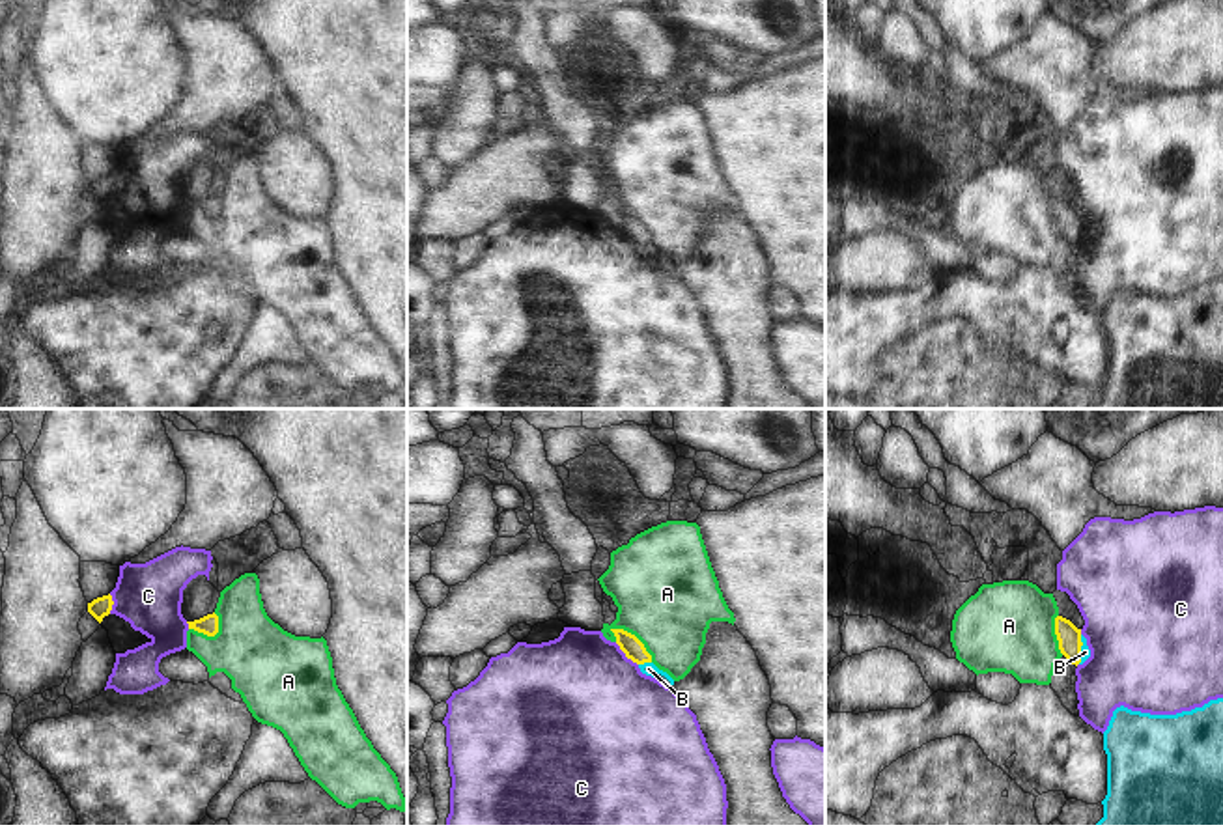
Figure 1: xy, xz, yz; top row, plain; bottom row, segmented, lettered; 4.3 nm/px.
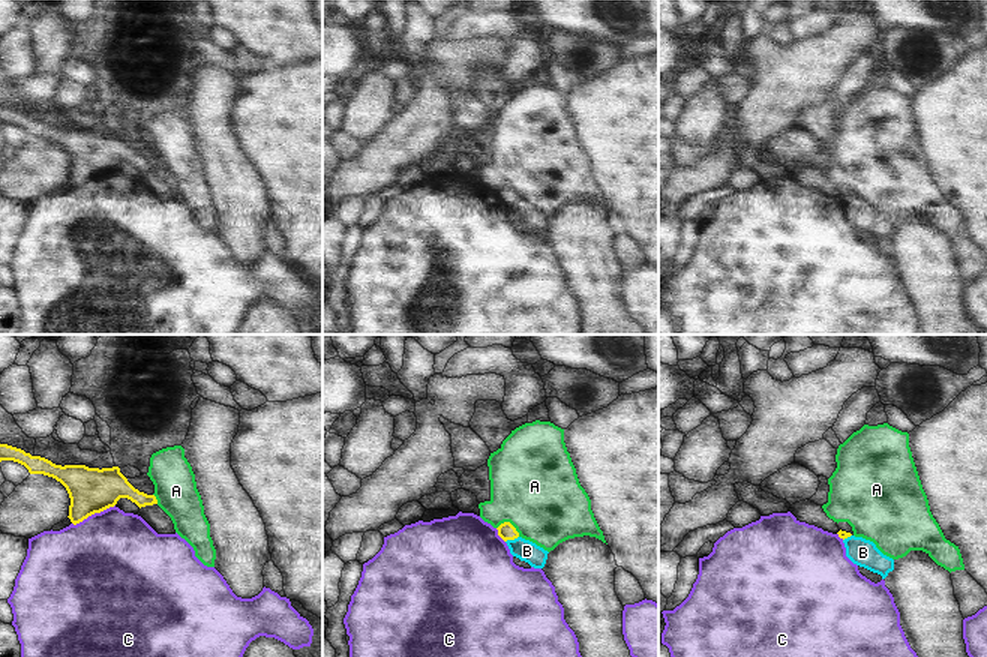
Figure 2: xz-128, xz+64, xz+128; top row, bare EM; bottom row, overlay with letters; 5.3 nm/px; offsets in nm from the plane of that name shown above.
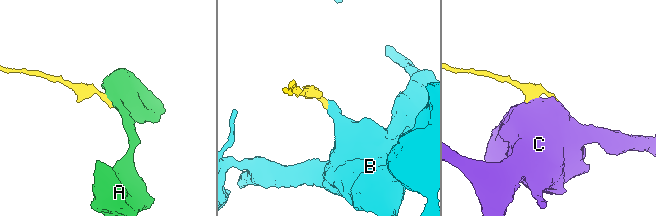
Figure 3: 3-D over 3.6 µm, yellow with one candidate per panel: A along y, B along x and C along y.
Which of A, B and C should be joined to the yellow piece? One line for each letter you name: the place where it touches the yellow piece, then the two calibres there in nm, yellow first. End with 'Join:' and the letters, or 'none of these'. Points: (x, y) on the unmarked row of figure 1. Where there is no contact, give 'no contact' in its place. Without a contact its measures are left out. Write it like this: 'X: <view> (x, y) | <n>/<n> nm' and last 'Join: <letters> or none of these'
B: xz (645, 243) | 90/60 nm
Join: B

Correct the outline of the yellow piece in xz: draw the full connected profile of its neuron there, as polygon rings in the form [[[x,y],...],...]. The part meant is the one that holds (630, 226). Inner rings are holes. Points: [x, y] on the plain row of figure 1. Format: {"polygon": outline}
{"polygon": [[[624,211],[611,213],[614,215],[620,231],[626,235],[627,241],[639,246],[642,256],[659,261],[667,269],[674,267],[674,261],[652,245],[652,237],[646,233],[644,226],[635,217]]]}

